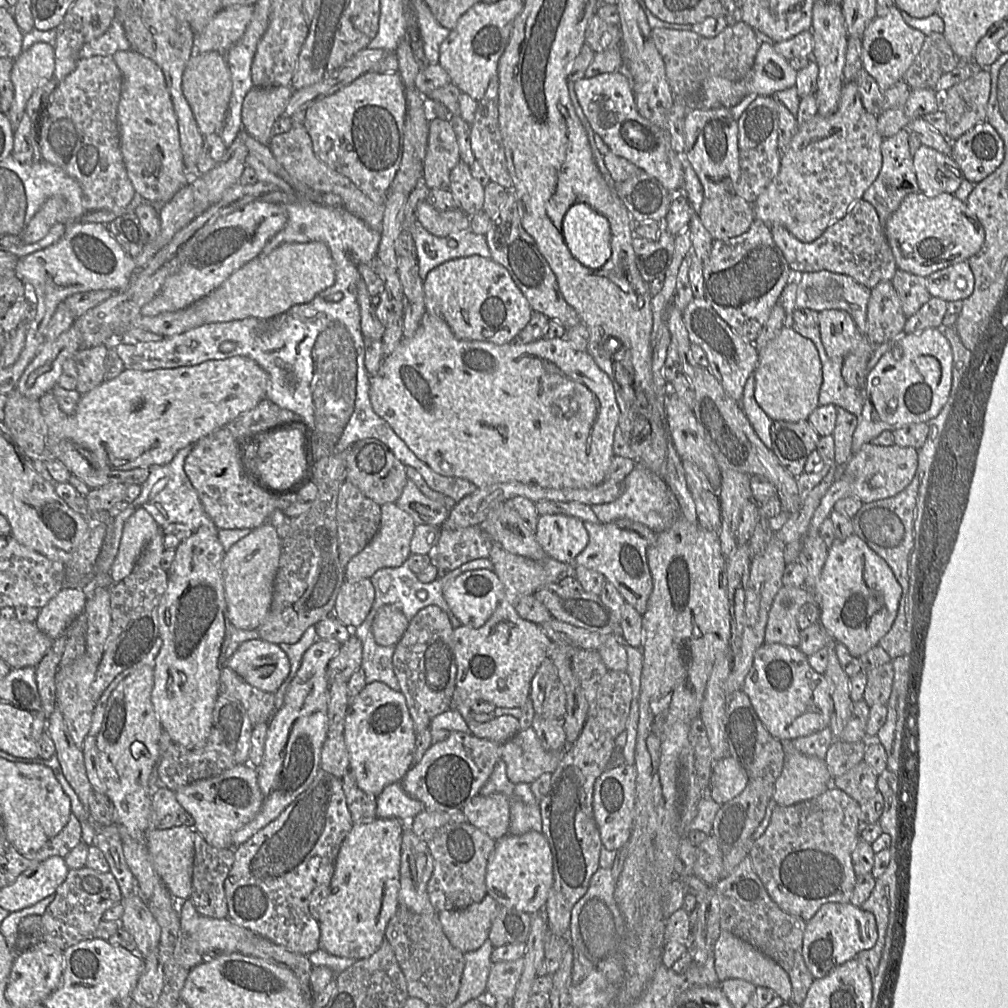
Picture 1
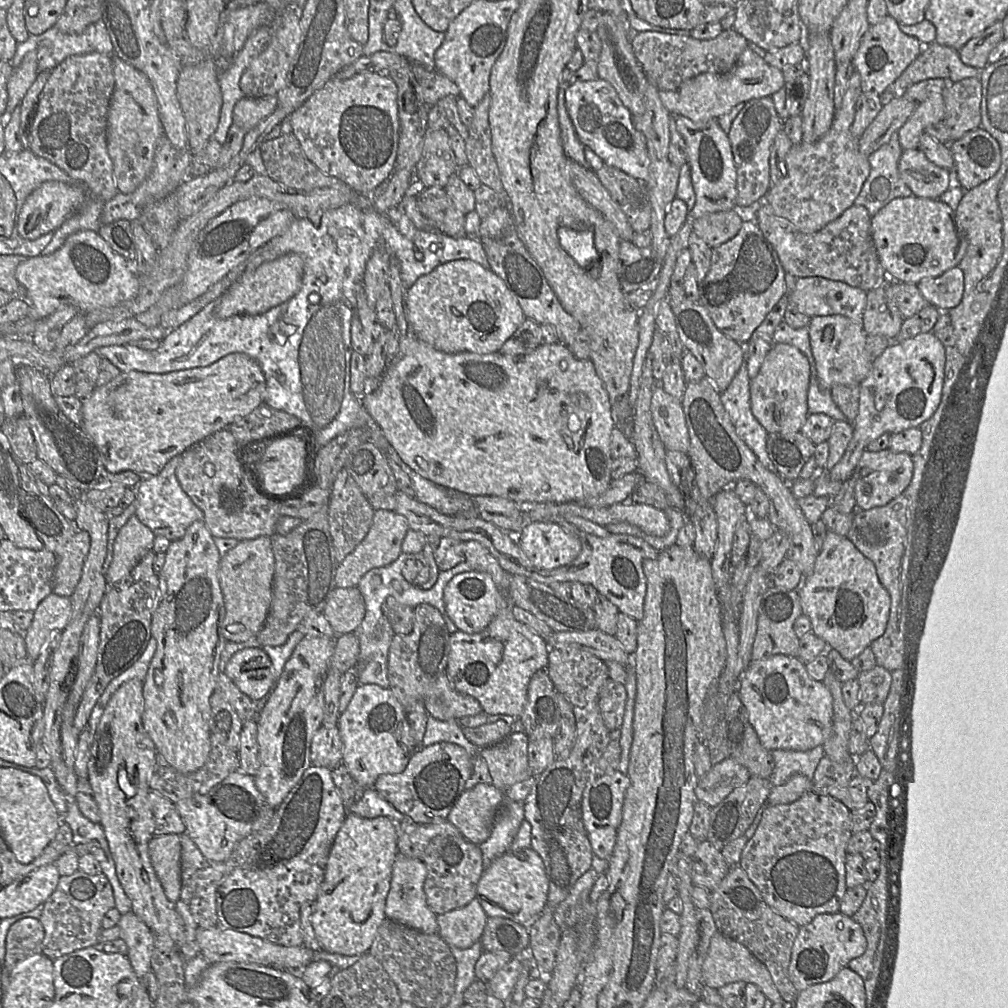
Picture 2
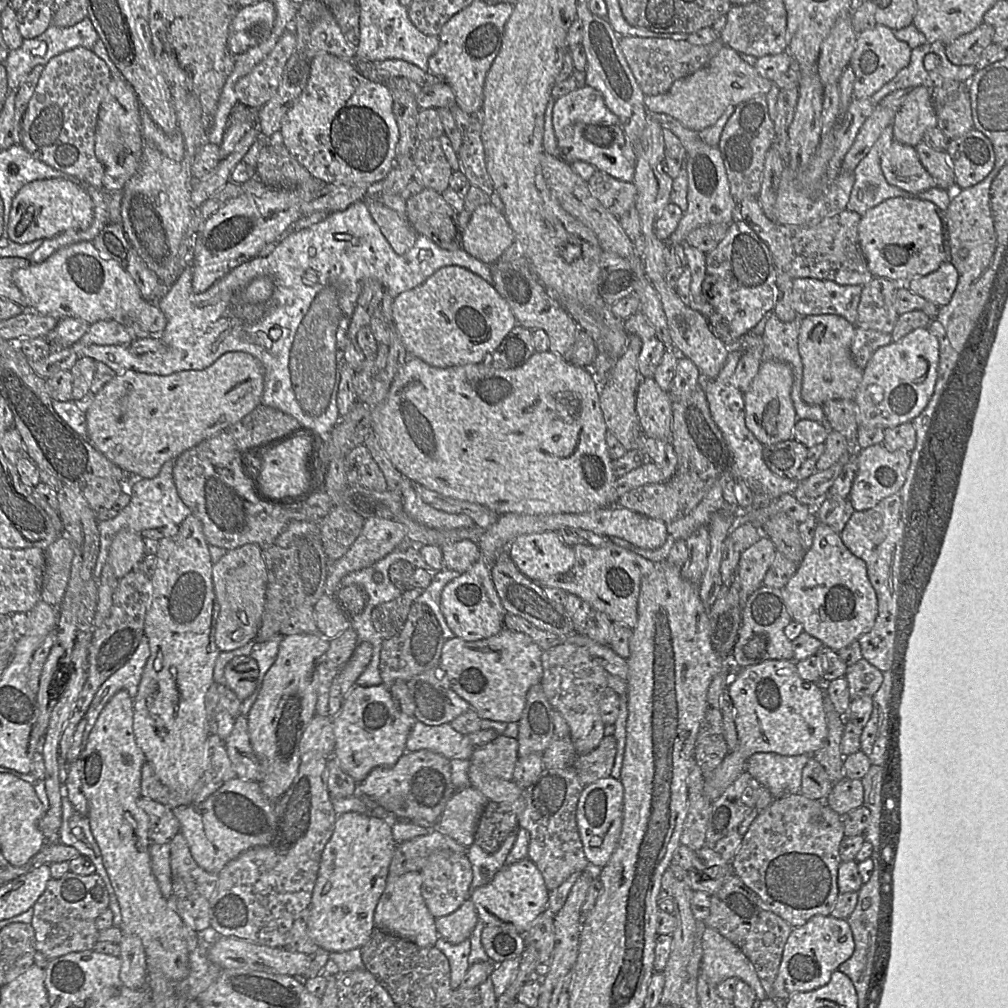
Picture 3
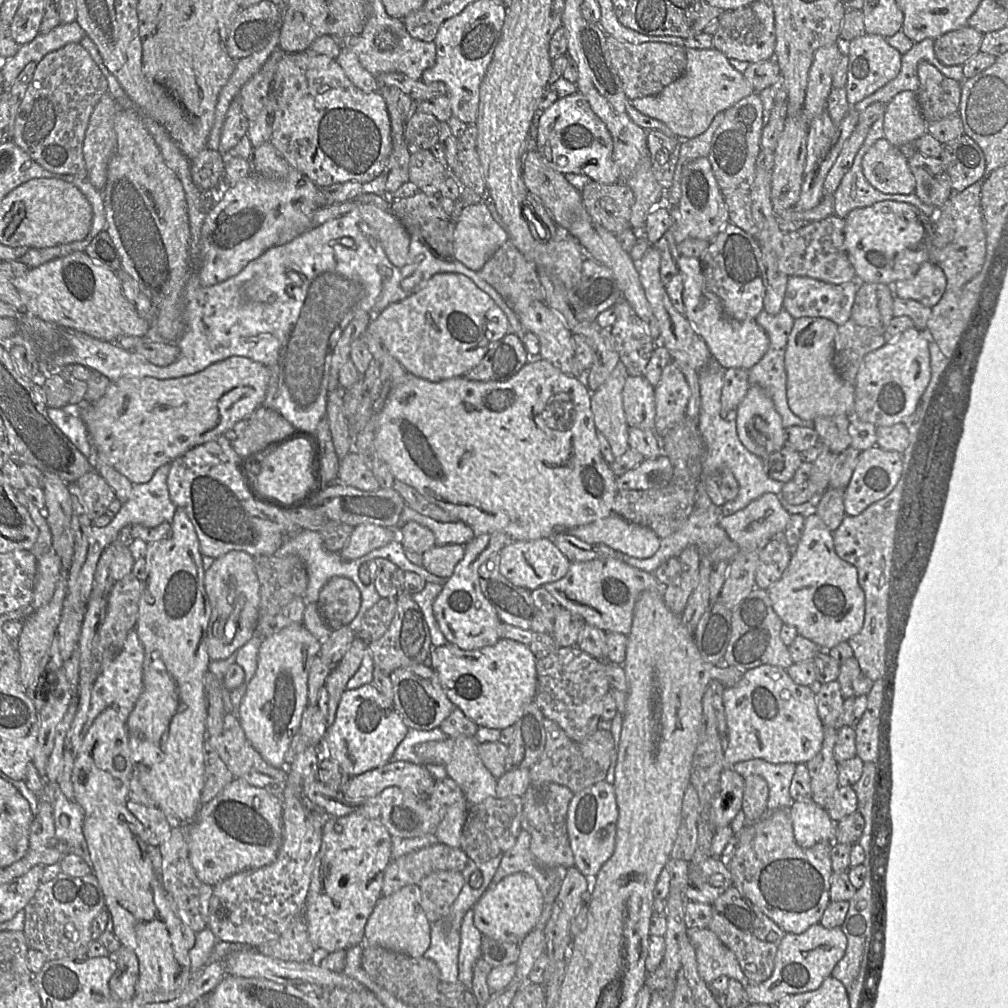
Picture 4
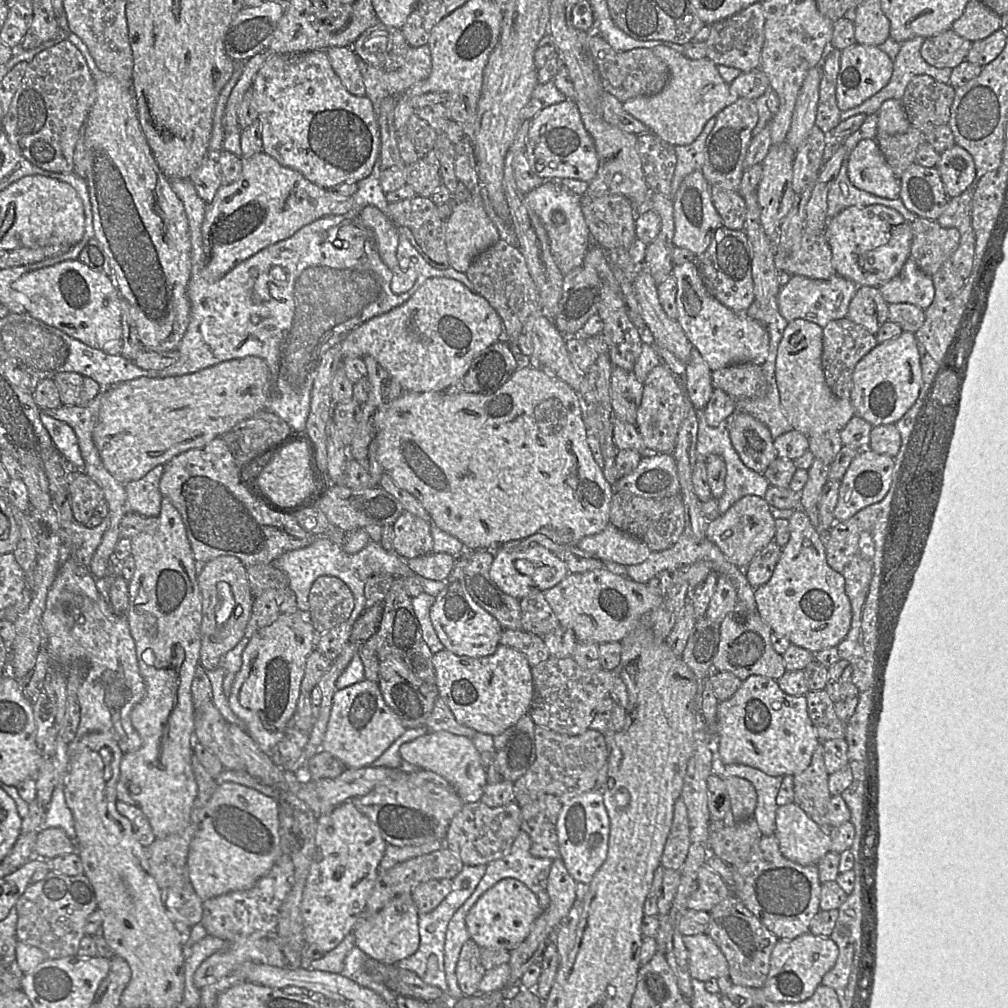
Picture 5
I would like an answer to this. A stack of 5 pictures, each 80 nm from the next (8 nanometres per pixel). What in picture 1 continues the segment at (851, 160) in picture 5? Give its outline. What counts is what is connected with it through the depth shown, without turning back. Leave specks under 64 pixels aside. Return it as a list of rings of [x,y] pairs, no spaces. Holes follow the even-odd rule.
[[[922,145],[913,155],[919,191],[927,196],[953,194],[964,180],[960,167],[951,155]]]

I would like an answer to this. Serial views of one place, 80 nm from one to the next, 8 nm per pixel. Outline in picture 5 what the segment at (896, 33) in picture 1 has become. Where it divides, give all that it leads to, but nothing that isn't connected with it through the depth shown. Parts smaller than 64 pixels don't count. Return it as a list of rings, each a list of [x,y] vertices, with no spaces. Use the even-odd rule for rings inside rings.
[[[855,43],[842,50],[836,81],[836,100],[839,109],[844,112],[859,106],[884,88],[892,73],[893,60],[879,47]]]

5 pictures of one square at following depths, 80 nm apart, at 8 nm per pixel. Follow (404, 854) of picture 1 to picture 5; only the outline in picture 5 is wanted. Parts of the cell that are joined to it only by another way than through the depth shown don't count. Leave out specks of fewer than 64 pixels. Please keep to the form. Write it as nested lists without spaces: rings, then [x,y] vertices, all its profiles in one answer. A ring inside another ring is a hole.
[[[411,893],[396,896],[371,916],[362,916],[353,929],[355,946],[370,958],[384,964],[396,964],[413,955],[420,943],[419,911]]]

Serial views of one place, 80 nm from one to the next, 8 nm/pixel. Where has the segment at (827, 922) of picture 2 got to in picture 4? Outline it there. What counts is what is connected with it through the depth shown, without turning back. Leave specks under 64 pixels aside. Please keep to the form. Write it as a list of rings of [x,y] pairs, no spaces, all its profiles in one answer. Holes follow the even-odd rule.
[[[816,923],[800,934],[786,933],[777,949],[771,976],[760,984],[745,987],[745,1002],[748,1005],[776,1004],[787,995],[818,989],[843,958],[846,948],[847,938],[840,927],[828,929]]]

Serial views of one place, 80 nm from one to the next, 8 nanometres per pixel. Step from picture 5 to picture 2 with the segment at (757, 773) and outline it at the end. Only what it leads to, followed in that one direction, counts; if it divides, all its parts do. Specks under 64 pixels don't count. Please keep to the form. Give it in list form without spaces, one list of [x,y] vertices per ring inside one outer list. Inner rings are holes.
[[[819,745],[807,751],[773,750],[771,755],[774,769],[768,780],[776,787],[797,774],[811,779],[825,753],[823,745]]]

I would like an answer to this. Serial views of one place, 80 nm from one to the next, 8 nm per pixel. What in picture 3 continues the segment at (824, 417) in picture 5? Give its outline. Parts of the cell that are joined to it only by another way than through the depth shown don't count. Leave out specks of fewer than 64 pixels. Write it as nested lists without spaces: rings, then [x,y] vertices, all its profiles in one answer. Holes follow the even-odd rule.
[[[825,314],[810,315],[801,317],[798,350],[802,359],[802,380],[801,380],[801,398],[807,404],[823,405],[832,399],[853,399],[857,387],[862,377],[863,369],[859,368],[851,354],[851,343],[855,334],[856,326],[847,321],[844,317]]]

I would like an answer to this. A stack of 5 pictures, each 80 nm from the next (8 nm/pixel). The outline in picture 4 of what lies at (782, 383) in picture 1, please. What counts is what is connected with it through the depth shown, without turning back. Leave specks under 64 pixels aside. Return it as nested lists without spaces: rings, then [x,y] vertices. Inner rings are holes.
[[[757,384],[749,385],[737,407],[736,427],[742,444],[762,459],[780,450],[786,440],[786,428],[772,398]]]

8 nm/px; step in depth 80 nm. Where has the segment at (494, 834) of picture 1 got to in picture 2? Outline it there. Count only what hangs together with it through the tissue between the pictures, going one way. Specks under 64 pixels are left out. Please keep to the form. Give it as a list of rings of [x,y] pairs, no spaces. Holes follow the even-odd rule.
[[[478,784],[460,796],[446,820],[466,840],[479,845],[489,838],[504,800],[504,790]]]

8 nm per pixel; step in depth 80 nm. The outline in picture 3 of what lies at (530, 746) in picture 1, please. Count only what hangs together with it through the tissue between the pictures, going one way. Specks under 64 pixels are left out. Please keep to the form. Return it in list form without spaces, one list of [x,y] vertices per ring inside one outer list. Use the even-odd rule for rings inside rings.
[[[499,735],[484,745],[474,747],[471,763],[485,774],[511,781],[514,768],[519,759],[518,741],[516,738]]]

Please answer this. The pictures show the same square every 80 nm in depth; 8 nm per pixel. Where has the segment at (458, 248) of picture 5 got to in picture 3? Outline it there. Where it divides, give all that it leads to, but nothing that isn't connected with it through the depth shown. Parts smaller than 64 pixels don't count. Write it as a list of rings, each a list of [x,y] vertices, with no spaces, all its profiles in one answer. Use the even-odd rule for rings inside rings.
[[[490,203],[477,207],[466,228],[460,232],[460,247],[486,264],[495,263],[514,241],[514,232],[504,213]]]

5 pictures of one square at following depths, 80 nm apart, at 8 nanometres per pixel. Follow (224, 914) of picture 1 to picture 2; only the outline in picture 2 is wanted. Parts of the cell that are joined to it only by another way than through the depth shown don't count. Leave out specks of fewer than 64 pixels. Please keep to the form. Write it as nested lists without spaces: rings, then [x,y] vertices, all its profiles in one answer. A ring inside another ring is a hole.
[[[186,835],[181,839],[181,893],[180,901],[184,902],[198,928],[209,929],[218,925],[216,894],[225,877],[226,861],[217,862],[203,856],[195,843]]]

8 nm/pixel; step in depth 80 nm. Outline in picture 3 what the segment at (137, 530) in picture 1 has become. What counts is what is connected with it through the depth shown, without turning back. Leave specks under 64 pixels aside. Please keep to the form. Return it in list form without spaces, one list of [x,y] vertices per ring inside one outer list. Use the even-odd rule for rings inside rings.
[[[124,528],[117,533],[111,544],[108,563],[115,576],[121,579],[136,569],[144,556],[144,538],[139,532]]]

